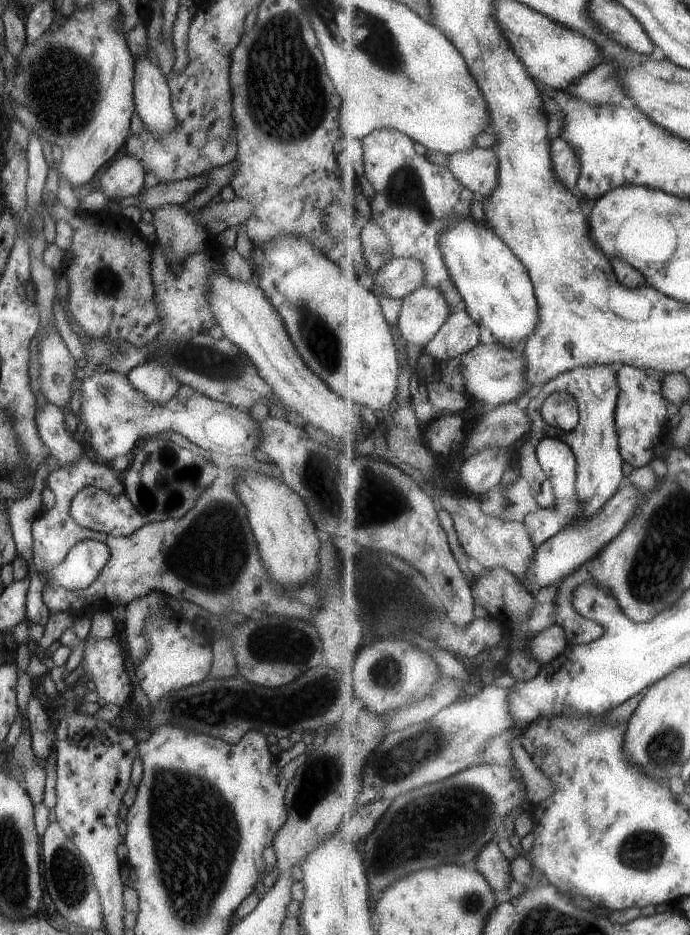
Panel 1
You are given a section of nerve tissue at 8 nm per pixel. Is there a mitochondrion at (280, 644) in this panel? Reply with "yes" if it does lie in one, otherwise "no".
yes

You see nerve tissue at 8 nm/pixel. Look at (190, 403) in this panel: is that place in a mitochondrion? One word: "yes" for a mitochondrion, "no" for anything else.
no

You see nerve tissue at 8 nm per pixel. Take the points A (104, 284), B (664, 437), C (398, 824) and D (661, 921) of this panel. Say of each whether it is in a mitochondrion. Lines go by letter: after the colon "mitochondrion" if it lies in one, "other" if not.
A: mitochondrion
B: other
C: mitochondrion
D: other

